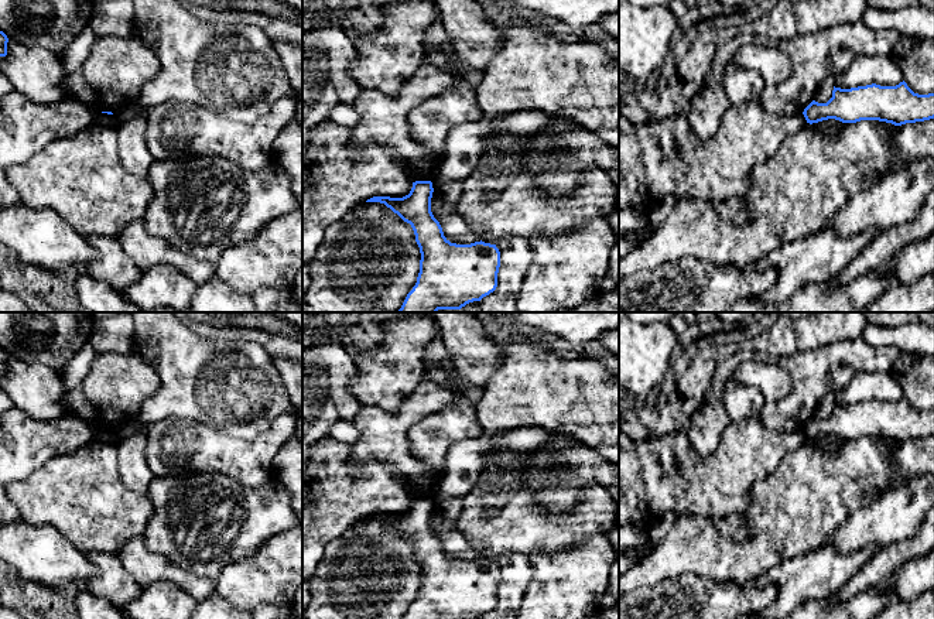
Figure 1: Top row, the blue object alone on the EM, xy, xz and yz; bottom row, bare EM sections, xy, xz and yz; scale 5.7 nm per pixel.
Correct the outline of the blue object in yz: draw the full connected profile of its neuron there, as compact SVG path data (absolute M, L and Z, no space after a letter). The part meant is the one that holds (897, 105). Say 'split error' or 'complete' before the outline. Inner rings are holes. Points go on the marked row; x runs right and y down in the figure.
complete; M904 81L896 86L834 86L827 103L812 100L803 114L810 124L835 119L842 123L879 120L902 126L934 119L934 93L914 93Z

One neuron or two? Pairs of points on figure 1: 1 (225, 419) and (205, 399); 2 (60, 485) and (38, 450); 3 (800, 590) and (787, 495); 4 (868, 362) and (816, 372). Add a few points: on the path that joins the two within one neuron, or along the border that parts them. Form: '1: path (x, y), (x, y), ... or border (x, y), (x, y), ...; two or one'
1: path (221, 414), (209, 403); one
2: border (77, 450), (54, 455), (27, 476), (17, 481); two
3: border (825, 543), (773, 566), (766, 573); two
4: path (855, 356), (831, 356), (828, 359); one

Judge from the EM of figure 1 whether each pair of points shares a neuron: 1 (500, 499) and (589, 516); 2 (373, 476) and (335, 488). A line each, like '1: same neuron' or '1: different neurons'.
1: same neuron
2: same neuron

